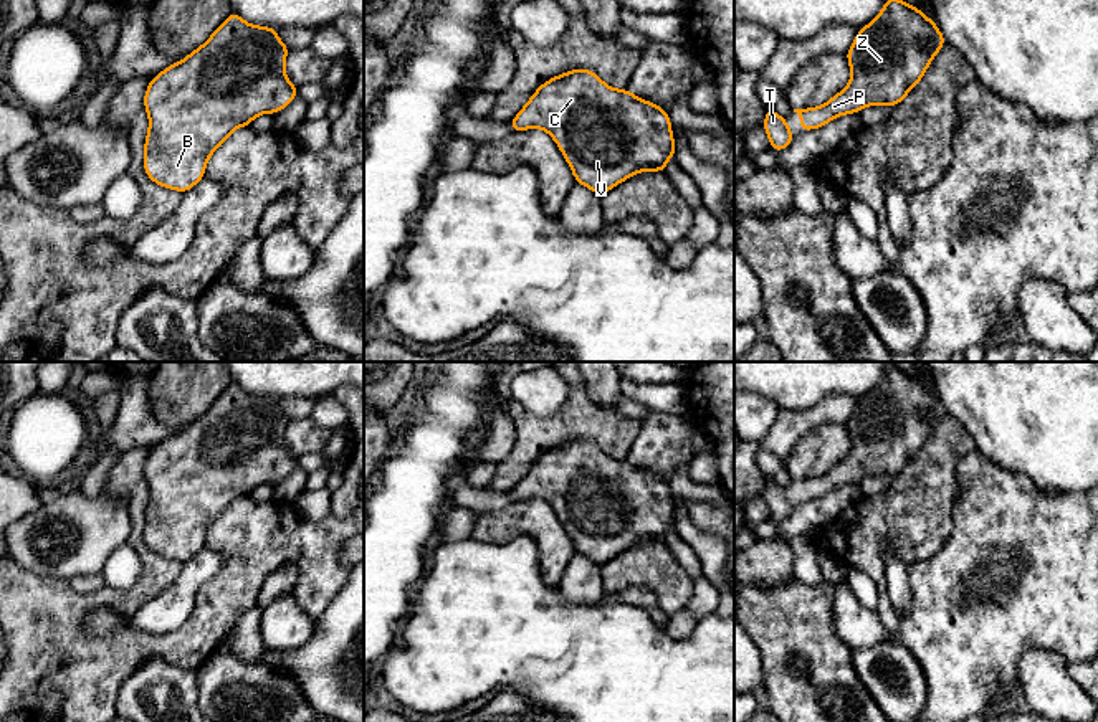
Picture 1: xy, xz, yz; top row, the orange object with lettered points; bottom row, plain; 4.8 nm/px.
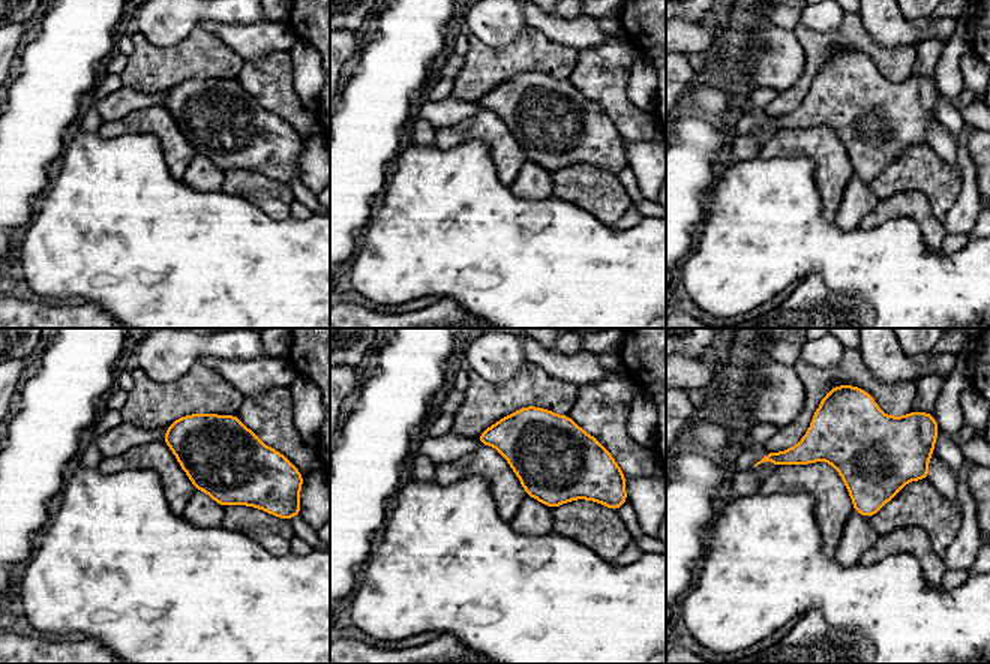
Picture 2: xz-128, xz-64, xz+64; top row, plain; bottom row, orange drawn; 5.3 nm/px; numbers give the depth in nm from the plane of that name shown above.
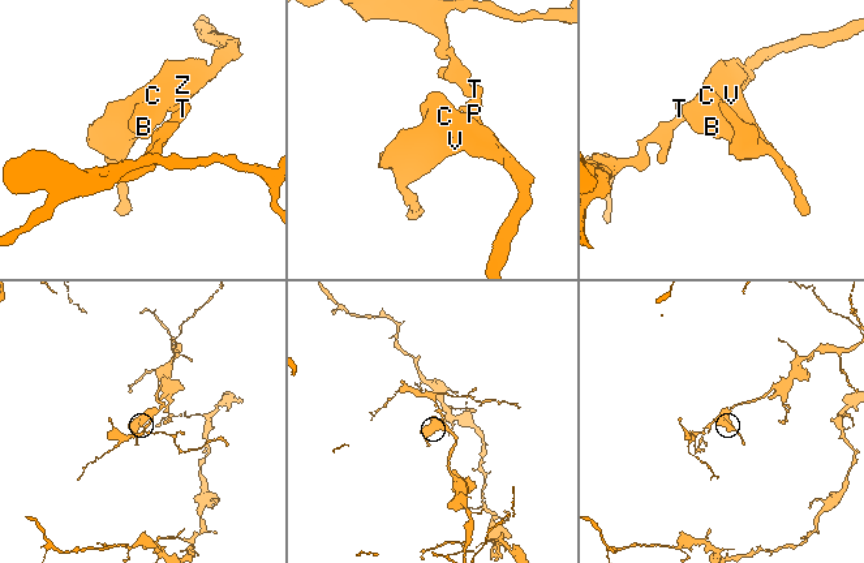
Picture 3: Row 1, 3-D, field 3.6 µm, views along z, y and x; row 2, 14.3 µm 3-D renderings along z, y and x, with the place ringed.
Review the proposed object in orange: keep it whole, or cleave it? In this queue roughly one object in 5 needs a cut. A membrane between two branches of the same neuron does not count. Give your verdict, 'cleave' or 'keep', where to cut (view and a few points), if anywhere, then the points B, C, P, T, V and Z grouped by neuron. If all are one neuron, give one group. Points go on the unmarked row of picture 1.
keep; cut none; groups B C P T V Z

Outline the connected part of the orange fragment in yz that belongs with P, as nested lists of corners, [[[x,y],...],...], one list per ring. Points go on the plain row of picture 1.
[[[890,367],[875,390],[858,398],[845,423],[852,439],[848,456],[824,476],[794,479],[800,486],[800,502],[820,499],[838,486],[862,482],[865,476],[898,476],[944,415],[934,390]]]

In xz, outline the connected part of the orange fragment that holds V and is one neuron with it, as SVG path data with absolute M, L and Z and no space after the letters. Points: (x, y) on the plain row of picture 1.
M570 439L547 449L509 492L509 497L511 502L544 499L566 527L575 553L599 565L645 540L665 544L666 532L675 529L670 484L628 459L610 458L590 439Z

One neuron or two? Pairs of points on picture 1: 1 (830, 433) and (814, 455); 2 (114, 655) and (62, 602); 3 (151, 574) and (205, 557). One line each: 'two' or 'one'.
1: one
2: one
3: two

